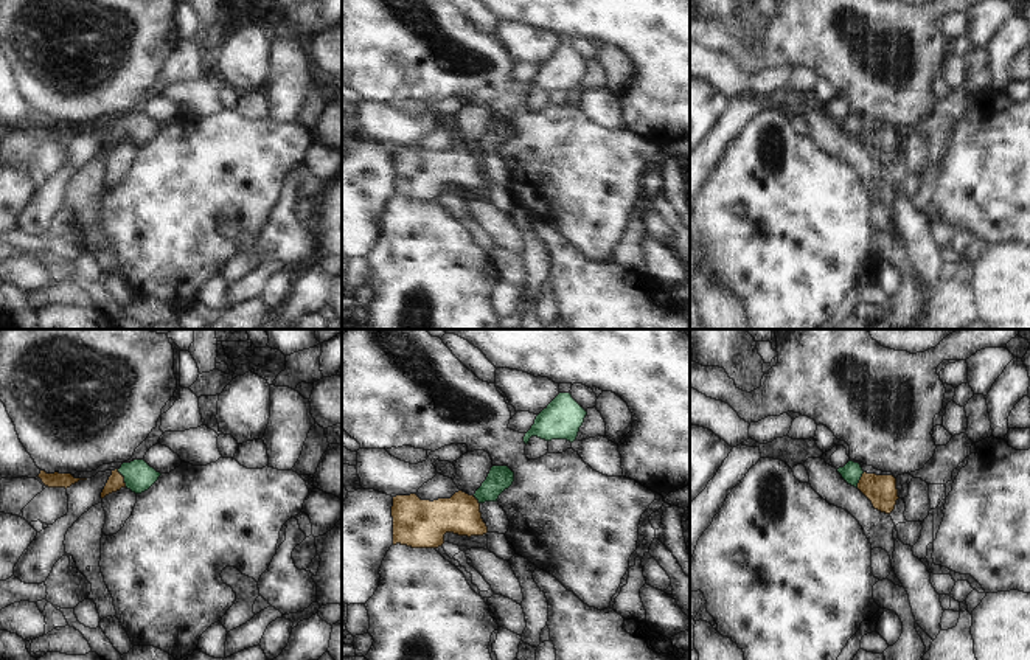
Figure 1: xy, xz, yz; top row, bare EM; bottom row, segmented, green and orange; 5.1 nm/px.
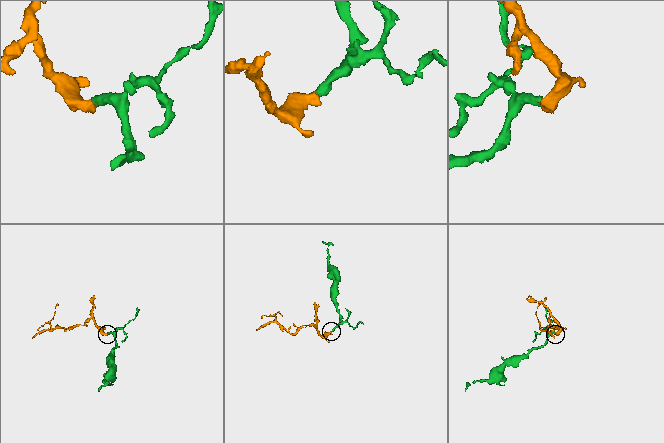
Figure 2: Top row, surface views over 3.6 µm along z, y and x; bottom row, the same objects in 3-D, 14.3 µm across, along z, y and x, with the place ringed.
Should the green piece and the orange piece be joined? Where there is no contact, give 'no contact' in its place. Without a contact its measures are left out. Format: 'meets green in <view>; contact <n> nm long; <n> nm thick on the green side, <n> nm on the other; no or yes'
meets green in xy; contact 110 nm long; 160 nm thick on the green side, 90 nm on the other; yes

